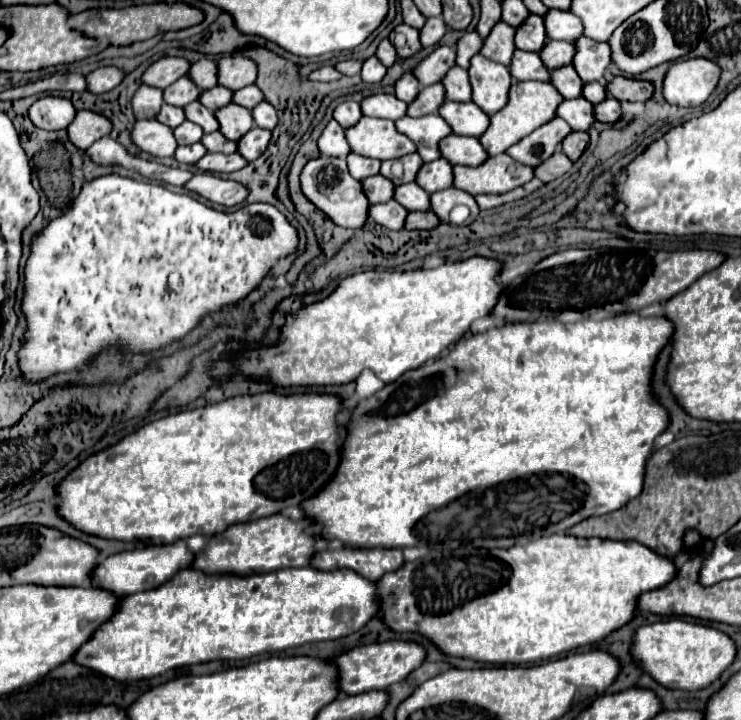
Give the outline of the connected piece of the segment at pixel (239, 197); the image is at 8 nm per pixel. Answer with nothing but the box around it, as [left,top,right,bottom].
[184,174,248,206]

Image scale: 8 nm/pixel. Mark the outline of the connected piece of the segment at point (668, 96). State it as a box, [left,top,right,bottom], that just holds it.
[664,58,720,106]

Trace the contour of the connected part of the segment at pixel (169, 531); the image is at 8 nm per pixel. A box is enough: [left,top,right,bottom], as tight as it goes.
[56,392,340,544]

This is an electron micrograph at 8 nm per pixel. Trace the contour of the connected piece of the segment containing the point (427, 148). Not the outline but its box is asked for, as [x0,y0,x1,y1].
[394,114,452,162]

